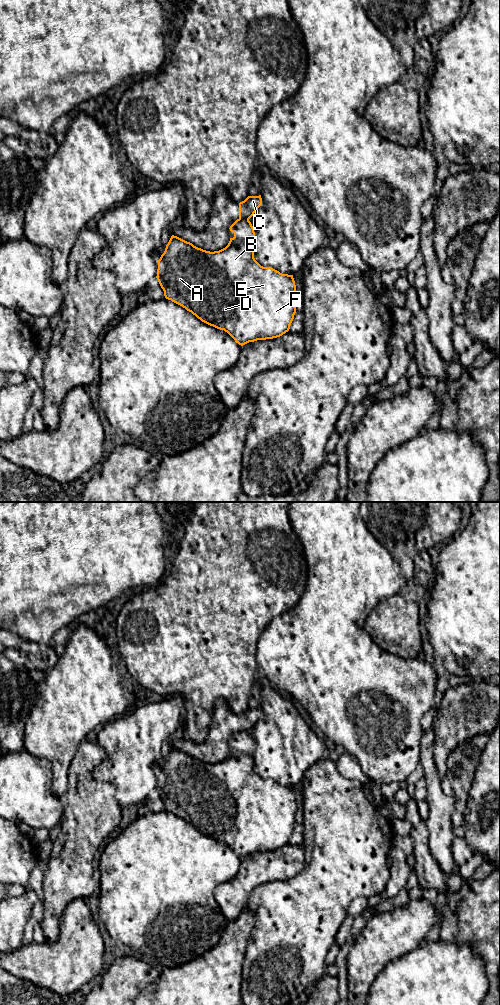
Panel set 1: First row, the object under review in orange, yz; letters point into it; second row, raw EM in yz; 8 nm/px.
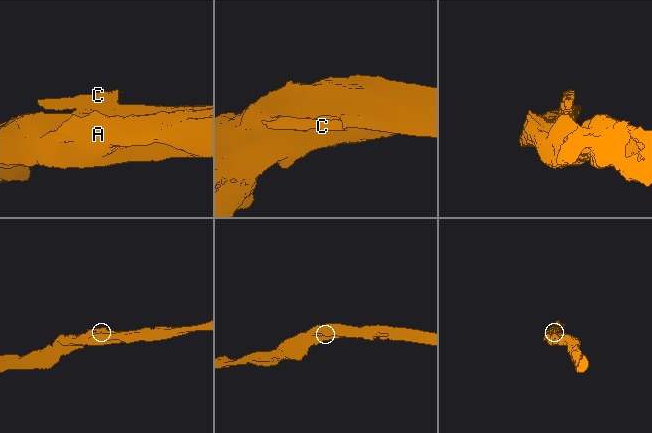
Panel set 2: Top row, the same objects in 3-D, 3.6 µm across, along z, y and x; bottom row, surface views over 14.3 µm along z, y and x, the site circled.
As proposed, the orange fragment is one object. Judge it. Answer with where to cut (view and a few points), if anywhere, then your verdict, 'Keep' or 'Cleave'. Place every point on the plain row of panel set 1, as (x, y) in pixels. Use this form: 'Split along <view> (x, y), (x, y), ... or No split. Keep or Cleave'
Split along yz (239, 729), (248, 731). Cleave

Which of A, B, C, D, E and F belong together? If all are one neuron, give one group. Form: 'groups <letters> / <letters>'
groups A B D E F / C

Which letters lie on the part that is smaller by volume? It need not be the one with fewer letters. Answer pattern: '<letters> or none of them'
C

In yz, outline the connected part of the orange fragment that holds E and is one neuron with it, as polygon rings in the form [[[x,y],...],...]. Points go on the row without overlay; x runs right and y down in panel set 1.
[[[237,731],[230,743],[234,749],[219,763],[206,763],[172,747],[158,772],[157,792],[166,811],[182,818],[202,834],[227,844],[243,858],[257,852],[273,851],[289,843],[296,825],[297,804],[293,787],[261,778],[254,770],[254,740],[249,731]]]

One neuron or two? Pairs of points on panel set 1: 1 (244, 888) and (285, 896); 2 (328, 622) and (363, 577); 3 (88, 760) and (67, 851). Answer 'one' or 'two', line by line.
1: two
2: one
3: one

